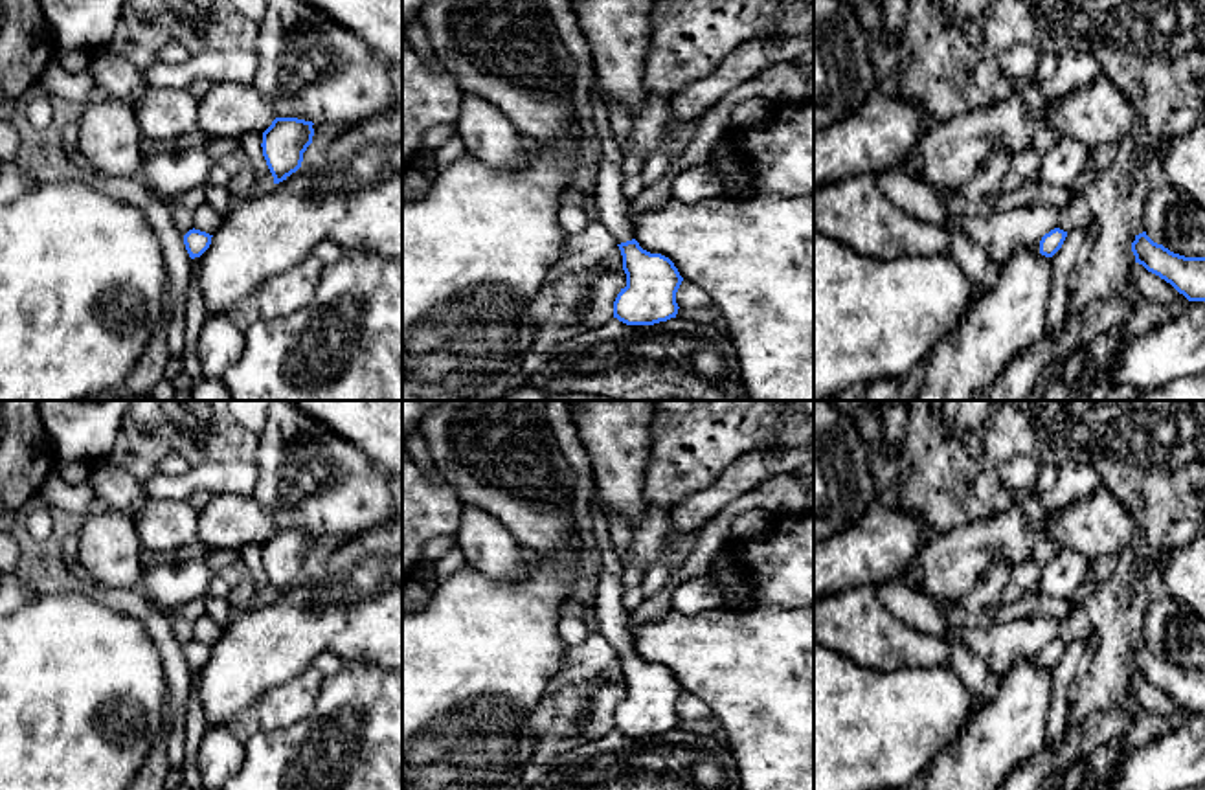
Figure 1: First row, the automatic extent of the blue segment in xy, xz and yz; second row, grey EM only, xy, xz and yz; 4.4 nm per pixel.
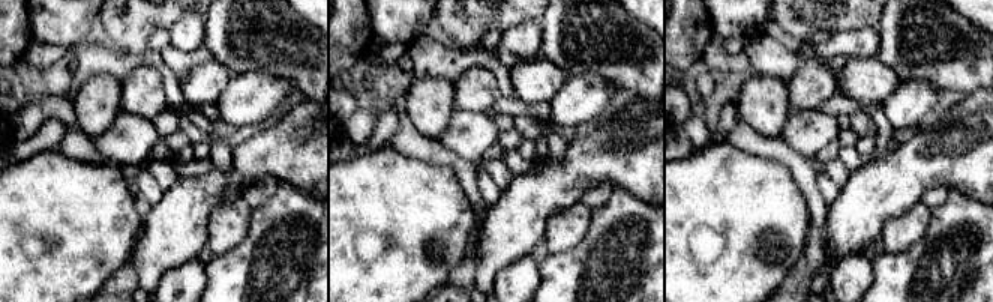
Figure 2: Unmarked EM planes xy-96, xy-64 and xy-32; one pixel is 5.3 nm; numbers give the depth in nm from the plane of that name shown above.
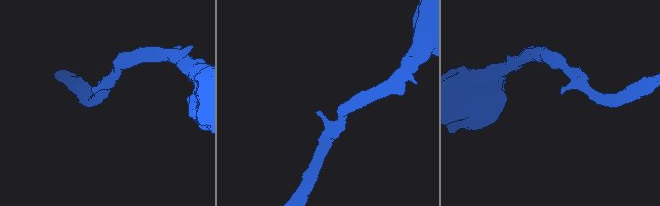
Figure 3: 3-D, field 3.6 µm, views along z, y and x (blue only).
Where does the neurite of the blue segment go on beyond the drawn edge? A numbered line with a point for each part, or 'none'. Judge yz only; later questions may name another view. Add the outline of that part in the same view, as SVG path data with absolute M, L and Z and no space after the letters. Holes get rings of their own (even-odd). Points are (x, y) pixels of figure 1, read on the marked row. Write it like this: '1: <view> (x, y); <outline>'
1: yz (1033, 247); M1038 239L1038 241L1034 241L1034 243L1029 243L1027 246L1023 246L1023 248L1018 248L1016 252L1012 252L1010 255L1007 255L1001 263L999 263L999 266L1005 266L1019 250L1029 250L1029 252L1032 252L1032 254L1036 254L1036 255L1042 255L1040 254L1040 241L1042 239ZM997 266L997 268L999 268Z

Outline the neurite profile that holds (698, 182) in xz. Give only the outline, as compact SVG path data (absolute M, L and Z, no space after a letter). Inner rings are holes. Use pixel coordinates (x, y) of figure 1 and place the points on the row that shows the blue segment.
M693 165L674 176L670 197L685 204L694 204L709 197L746 198L748 195L727 189L718 173L709 165Z

